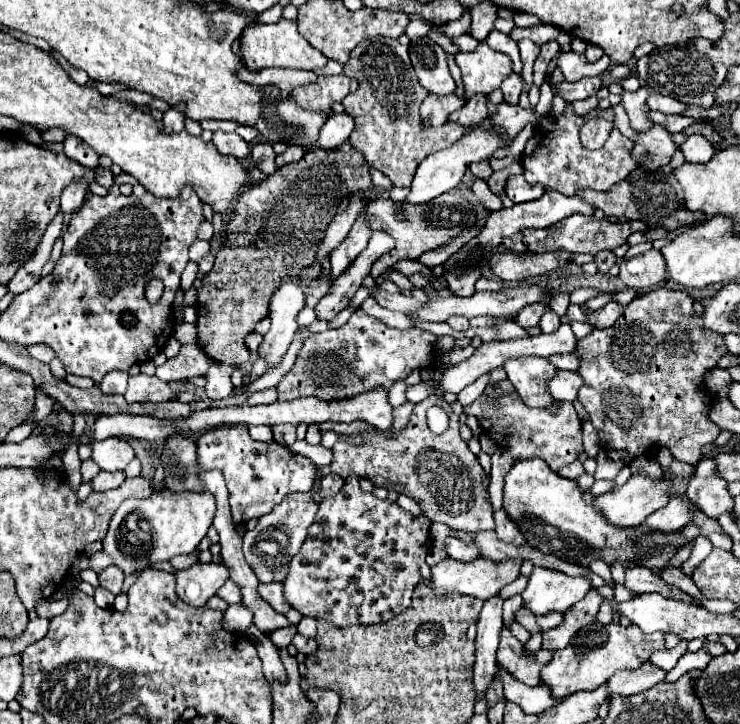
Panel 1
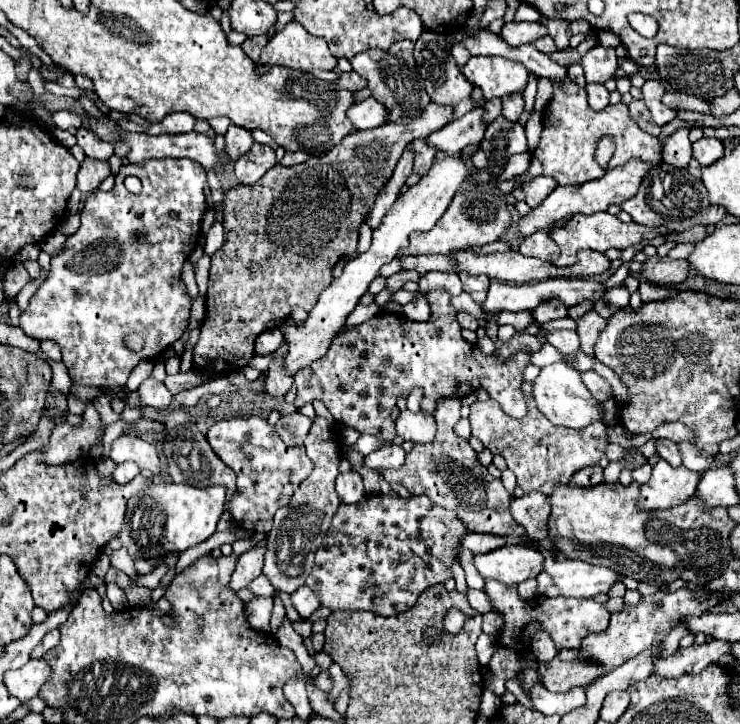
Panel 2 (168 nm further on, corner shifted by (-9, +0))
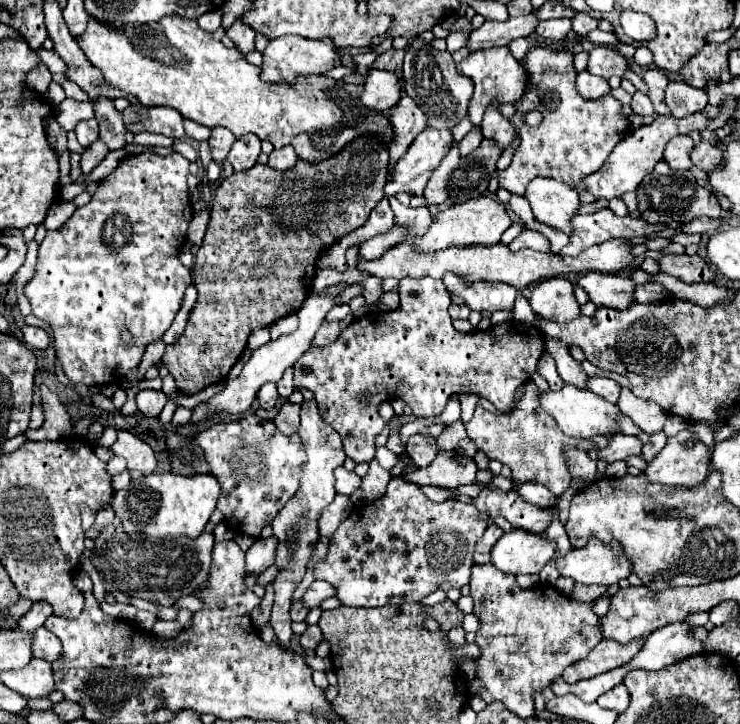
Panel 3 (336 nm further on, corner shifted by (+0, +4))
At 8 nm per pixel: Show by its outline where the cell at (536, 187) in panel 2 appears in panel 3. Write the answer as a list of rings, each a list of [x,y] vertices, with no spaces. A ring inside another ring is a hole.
[[[535,177],[527,185],[525,199],[529,201],[537,221],[557,227],[569,235],[569,221],[579,207],[579,197],[573,189],[549,177]]]

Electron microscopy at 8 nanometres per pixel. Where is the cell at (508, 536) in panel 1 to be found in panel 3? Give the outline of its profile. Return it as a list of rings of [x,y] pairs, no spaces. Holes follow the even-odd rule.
[[[519,483],[515,493],[523,501],[527,501],[531,505],[537,505],[541,509],[547,509],[553,503],[557,503],[557,497],[553,493],[549,493],[549,489],[545,489],[545,485],[537,485],[537,483]]]

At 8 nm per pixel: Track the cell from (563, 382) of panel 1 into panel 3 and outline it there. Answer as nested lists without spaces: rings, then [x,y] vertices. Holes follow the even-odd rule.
[[[589,377],[587,379],[587,389],[605,397],[609,403],[617,403],[617,397],[619,397],[619,391],[621,391],[617,381],[605,379],[605,377]]]

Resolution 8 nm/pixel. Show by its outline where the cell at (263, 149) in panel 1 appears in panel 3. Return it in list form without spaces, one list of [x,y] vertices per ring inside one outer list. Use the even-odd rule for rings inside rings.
[[[243,135],[239,137],[229,155],[227,155],[227,161],[233,165],[235,171],[247,171],[251,169],[255,163],[257,163],[257,157],[261,153],[261,139],[257,135]]]

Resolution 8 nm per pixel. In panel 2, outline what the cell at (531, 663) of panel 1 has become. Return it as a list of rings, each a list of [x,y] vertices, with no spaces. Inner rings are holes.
[[[564,649],[550,663],[540,663],[538,673],[548,691],[560,693],[570,691],[572,687],[590,685],[602,675],[602,669],[598,669],[598,665],[590,665],[590,661],[578,661],[576,651]]]

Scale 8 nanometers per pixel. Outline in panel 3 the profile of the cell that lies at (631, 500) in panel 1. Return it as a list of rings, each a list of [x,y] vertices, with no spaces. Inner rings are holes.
[[[689,431],[669,437],[661,453],[647,465],[645,477],[667,487],[695,487],[709,473],[709,449]]]

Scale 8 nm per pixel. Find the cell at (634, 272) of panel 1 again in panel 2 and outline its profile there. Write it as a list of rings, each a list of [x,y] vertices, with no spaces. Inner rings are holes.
[[[656,255],[644,263],[642,279],[670,287],[670,285],[684,283],[688,279],[688,275],[690,275],[690,265],[686,261],[674,261],[670,257]]]

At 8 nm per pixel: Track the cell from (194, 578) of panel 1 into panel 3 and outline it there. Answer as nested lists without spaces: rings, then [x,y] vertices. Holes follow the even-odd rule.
[[[273,537],[269,539],[257,539],[249,549],[247,549],[247,561],[245,561],[245,571],[247,575],[259,575],[263,573],[271,563],[273,563],[273,553],[275,553],[275,541]]]

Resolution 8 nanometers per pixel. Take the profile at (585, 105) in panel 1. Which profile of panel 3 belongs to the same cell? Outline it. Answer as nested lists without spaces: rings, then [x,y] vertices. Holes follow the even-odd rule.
[[[587,71],[579,73],[577,75],[577,93],[583,97],[583,99],[599,99],[603,95],[607,95],[611,89],[607,85],[607,79],[601,79],[601,77],[595,77]]]

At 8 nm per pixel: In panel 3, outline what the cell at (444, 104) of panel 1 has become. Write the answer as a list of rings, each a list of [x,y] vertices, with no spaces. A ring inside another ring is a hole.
[[[359,135],[347,143],[341,153],[325,161],[311,163],[301,159],[287,171],[257,163],[249,173],[233,173],[221,181],[215,189],[211,221],[191,271],[199,297],[191,309],[183,335],[173,345],[167,345],[163,355],[163,363],[169,367],[181,393],[187,391],[193,395],[223,381],[247,347],[247,337],[253,329],[267,327],[301,307],[311,293],[319,255],[361,227],[369,219],[371,209],[383,199],[389,167],[389,163],[381,163],[383,157],[387,157],[387,147],[377,135]]]

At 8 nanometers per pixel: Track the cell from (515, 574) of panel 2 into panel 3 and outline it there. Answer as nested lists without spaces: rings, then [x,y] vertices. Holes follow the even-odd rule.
[[[513,529],[493,545],[489,559],[503,573],[529,575],[539,573],[541,567],[553,559],[553,553],[555,545],[545,541],[541,535]]]

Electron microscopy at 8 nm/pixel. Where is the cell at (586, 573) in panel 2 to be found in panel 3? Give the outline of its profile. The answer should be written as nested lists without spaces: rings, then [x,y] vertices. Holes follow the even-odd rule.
[[[589,541],[581,549],[571,549],[565,557],[557,559],[557,571],[561,577],[571,577],[581,585],[613,585],[631,575],[629,561],[617,545],[601,545],[601,541]]]

